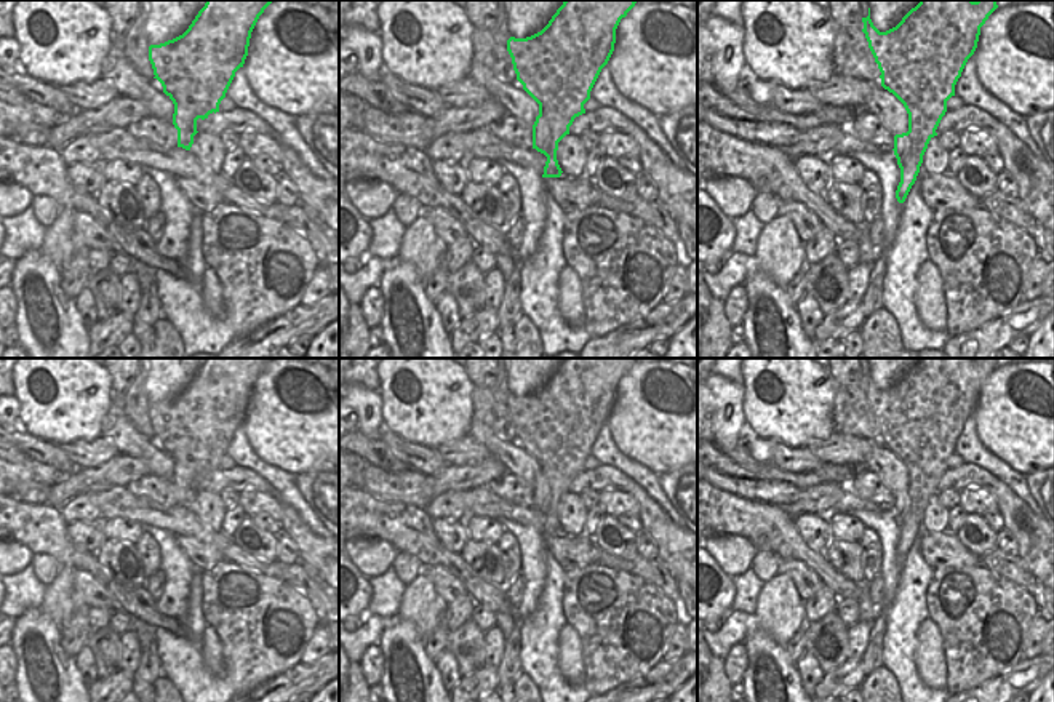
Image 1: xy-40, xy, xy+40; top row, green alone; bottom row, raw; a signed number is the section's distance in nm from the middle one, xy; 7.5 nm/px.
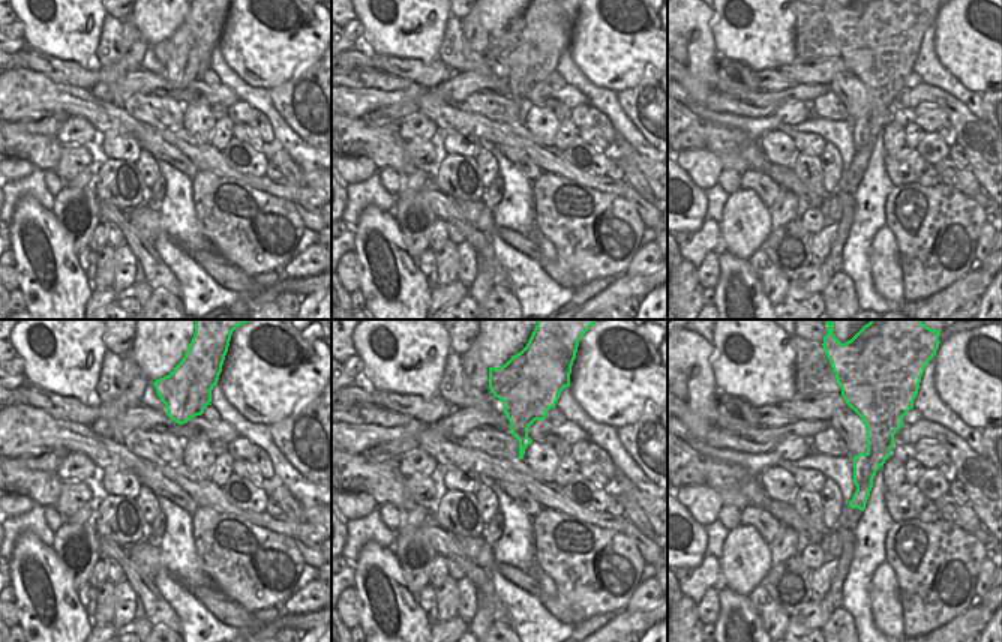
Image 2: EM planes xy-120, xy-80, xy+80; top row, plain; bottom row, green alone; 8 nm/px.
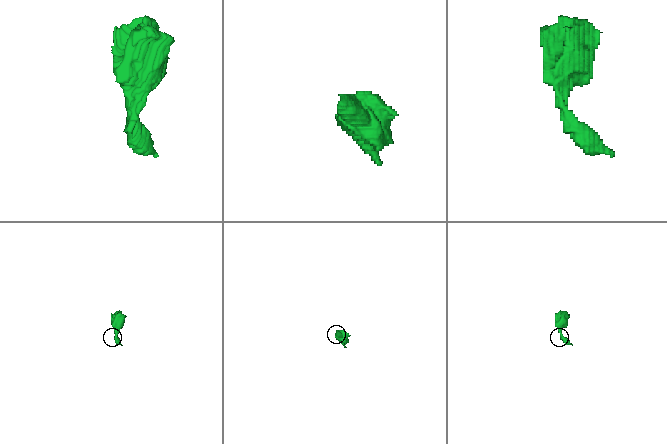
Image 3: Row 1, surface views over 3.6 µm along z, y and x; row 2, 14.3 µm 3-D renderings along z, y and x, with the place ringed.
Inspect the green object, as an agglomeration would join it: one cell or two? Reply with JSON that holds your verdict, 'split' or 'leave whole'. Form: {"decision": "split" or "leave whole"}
{"decision": "split"}

